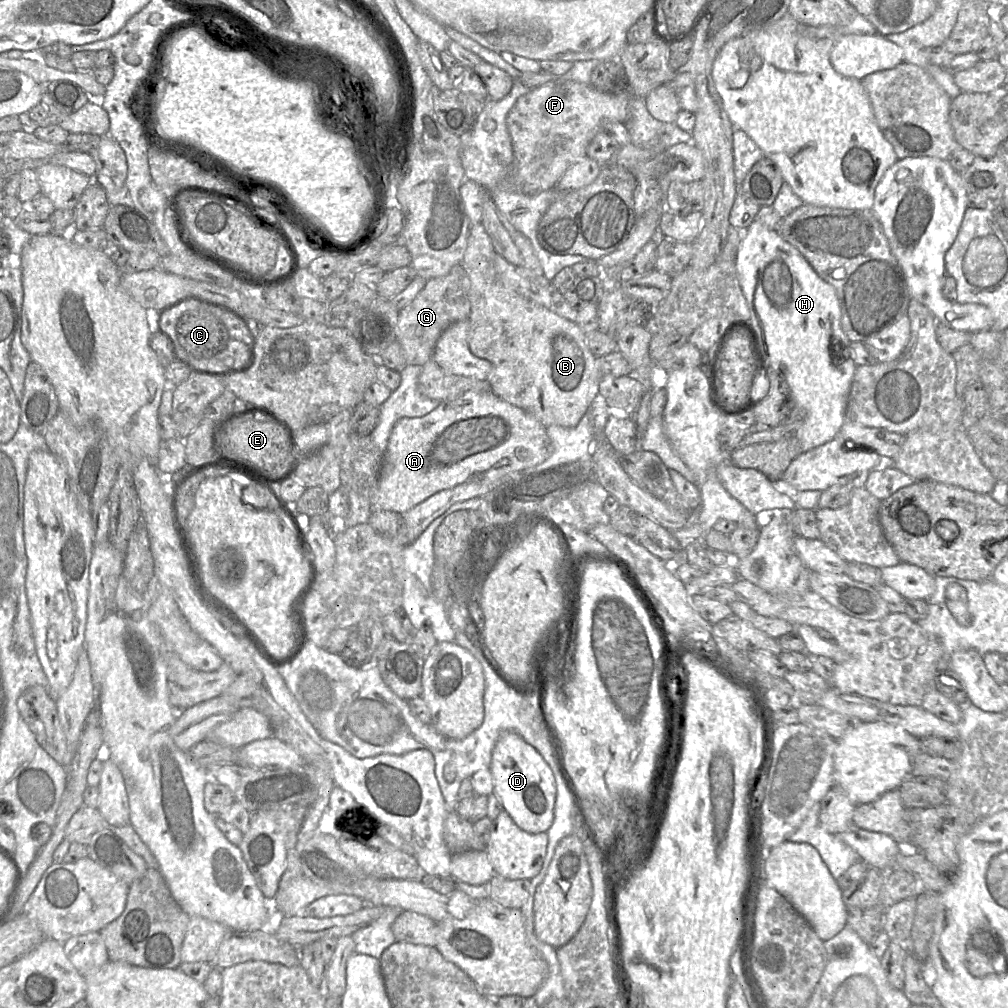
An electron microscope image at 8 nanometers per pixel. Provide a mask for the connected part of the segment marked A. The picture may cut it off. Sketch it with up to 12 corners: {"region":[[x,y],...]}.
{"region":[[467,391],[394,425],[371,495],[403,514],[542,463],[547,428]]}

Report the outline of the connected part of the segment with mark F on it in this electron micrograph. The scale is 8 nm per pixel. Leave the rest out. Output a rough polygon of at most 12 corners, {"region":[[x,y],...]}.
{"region":[[550,81],[507,116],[499,189],[538,194],[587,156],[632,94]]}

